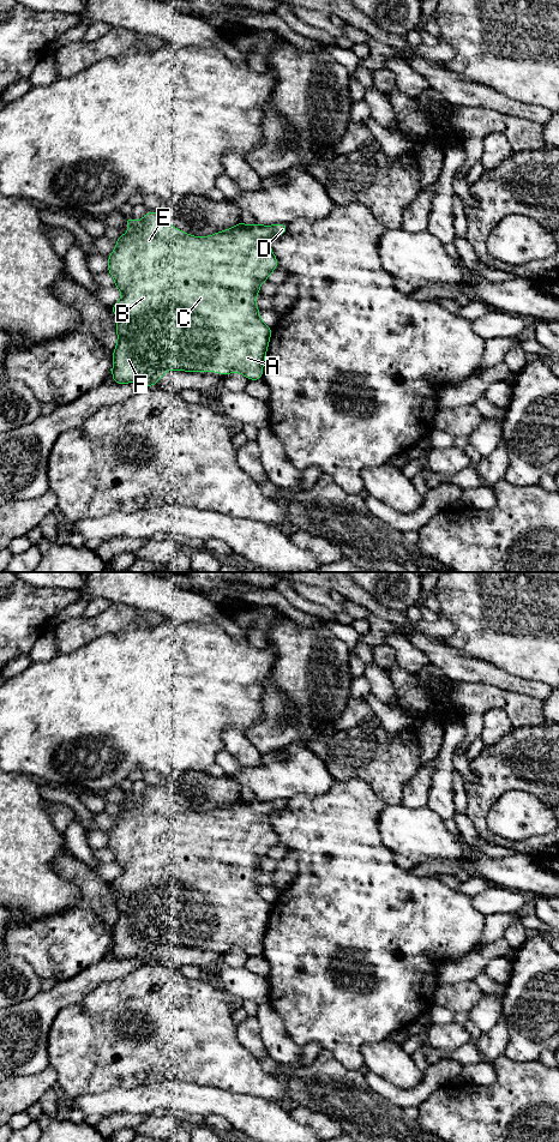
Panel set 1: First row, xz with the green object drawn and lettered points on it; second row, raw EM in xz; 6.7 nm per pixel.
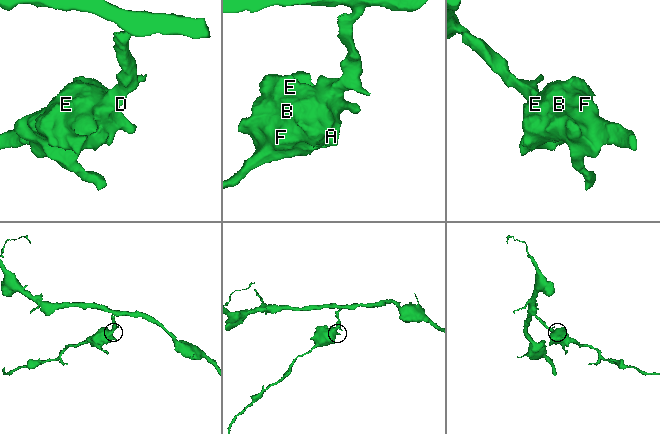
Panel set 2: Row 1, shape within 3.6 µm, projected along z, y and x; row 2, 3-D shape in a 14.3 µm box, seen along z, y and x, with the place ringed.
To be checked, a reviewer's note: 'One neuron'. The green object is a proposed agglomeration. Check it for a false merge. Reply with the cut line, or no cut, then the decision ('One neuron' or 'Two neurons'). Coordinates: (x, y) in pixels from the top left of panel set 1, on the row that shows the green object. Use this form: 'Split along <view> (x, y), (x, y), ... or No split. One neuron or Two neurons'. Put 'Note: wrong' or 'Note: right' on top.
Note: right
No split. One neuron

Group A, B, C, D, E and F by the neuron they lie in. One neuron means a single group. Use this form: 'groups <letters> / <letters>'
groups A B C D E F

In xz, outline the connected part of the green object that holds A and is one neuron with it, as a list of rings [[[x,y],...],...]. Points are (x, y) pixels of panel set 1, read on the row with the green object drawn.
[[[150,210],[139,222],[133,222],[131,216],[126,216],[124,227],[133,229],[116,240],[116,248],[107,256],[109,265],[107,271],[114,277],[114,287],[122,291],[122,297],[109,308],[118,317],[118,344],[113,351],[113,371],[112,377],[114,384],[128,384],[138,381],[145,386],[155,387],[156,383],[168,369],[186,371],[186,372],[217,372],[230,374],[233,372],[242,373],[248,380],[263,379],[263,365],[269,347],[272,329],[263,323],[259,318],[259,308],[256,306],[256,296],[260,293],[260,283],[269,280],[270,274],[278,268],[278,260],[270,248],[270,240],[285,234],[287,223],[274,226],[260,226],[254,222],[253,226],[246,226],[241,221],[233,229],[218,232],[210,236],[198,238],[184,233],[181,229],[174,229],[170,223],[161,217],[154,210]]]

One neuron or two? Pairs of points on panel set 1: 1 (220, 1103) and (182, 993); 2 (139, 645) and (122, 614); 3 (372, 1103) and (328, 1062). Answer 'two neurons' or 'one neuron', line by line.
1: two neurons
2: two neurons
3: one neuron

